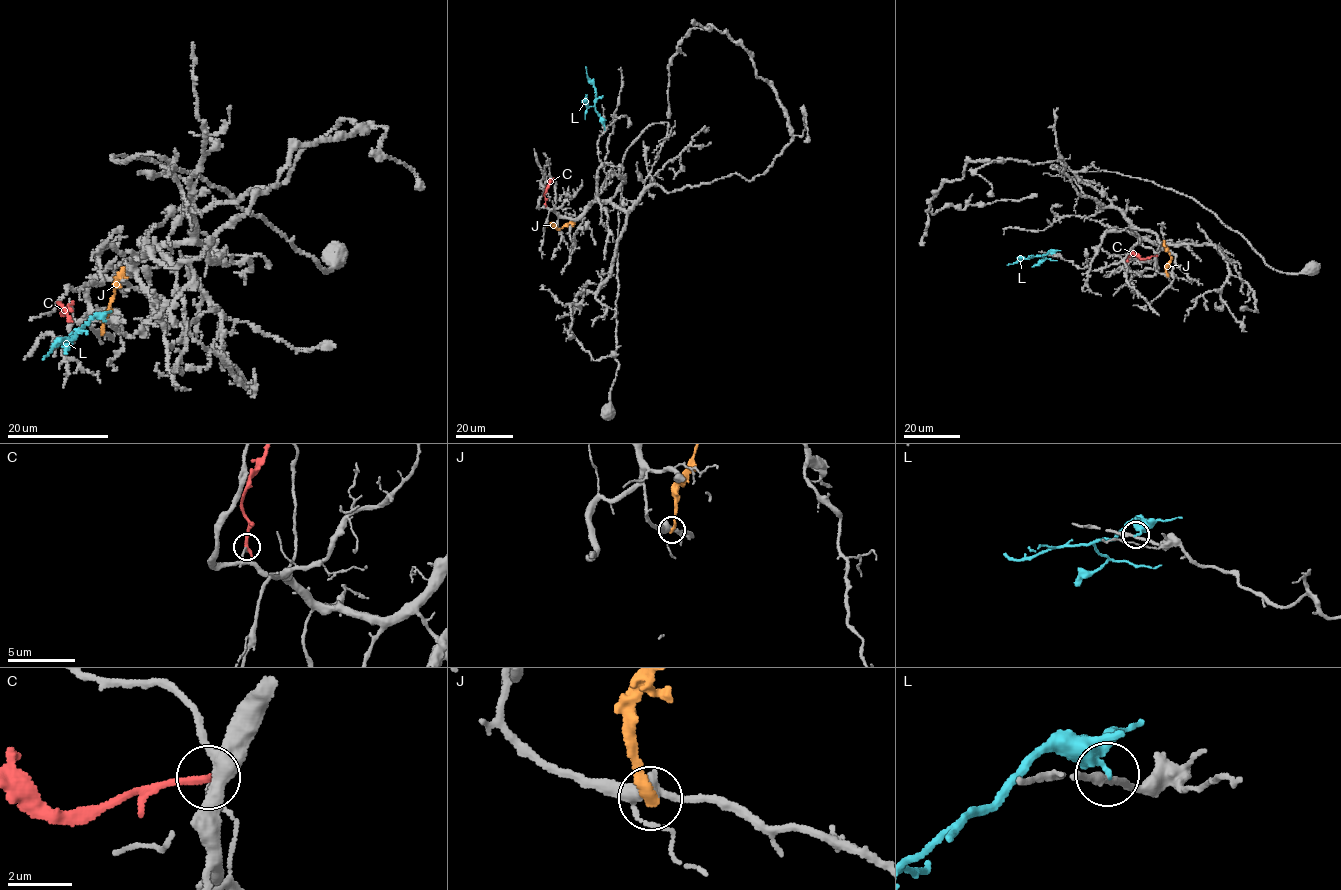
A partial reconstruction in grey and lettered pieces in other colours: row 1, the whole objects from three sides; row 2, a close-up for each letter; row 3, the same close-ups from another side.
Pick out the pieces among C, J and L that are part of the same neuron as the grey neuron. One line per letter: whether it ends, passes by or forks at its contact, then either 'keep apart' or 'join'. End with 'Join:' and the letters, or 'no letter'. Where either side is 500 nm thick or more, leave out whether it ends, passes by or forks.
C: it ends there; keep apart
J: it ends there; keep apart
L: it ends there; keep apart
Join: no letter

